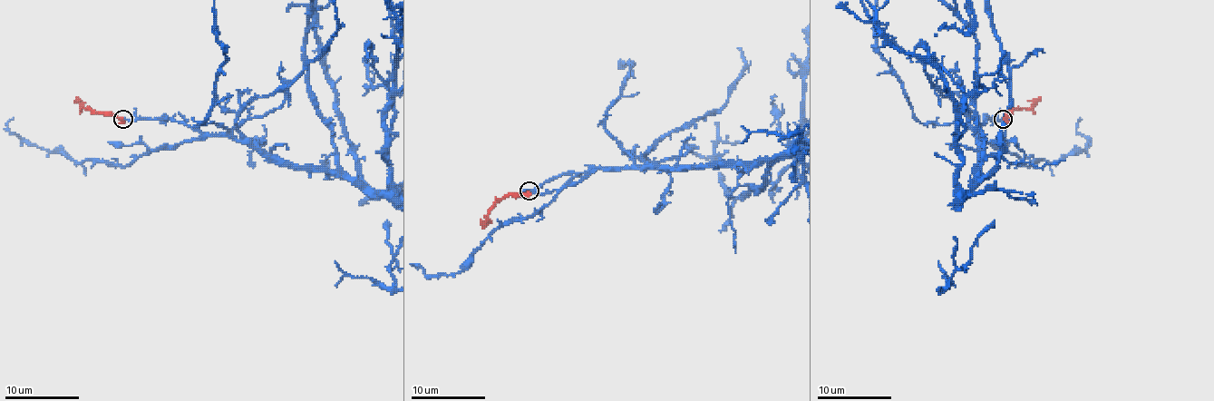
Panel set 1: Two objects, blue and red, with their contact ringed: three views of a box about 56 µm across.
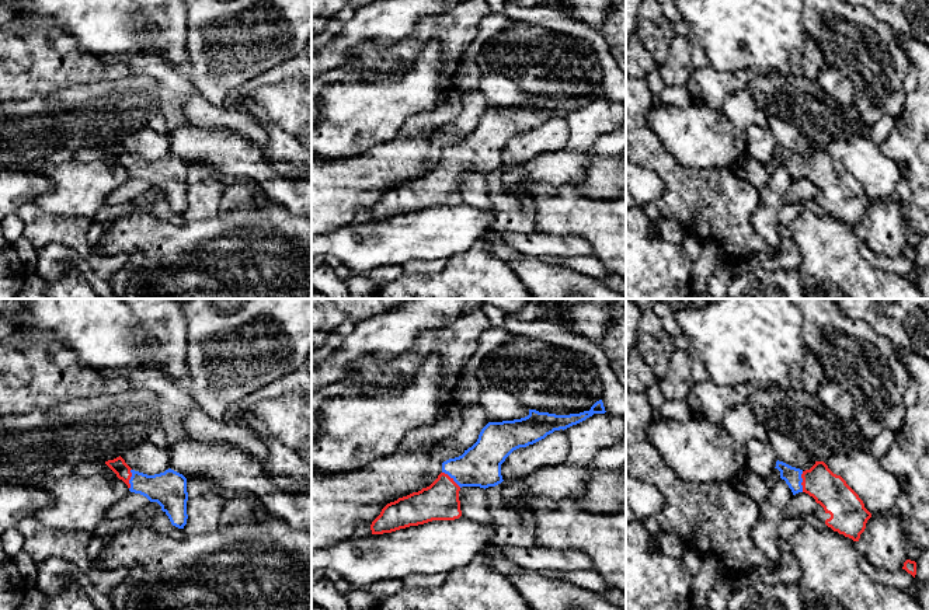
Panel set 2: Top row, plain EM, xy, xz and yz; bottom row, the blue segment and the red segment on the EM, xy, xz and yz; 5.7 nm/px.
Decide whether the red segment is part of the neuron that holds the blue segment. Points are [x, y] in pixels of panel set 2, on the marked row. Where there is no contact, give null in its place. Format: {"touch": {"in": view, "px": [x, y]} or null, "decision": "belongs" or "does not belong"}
{"touch": {"in": "yz", "px": [801, 481]}, "decision": "belongs"}

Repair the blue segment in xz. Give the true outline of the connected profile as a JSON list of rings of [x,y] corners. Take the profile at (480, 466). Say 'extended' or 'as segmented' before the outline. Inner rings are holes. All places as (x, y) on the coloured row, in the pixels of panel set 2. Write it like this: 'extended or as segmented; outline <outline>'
extended; outline [[[599,400],[589,411],[580,414],[556,415],[529,409],[529,415],[521,419],[488,422],[472,447],[442,463],[442,473],[429,487],[387,503],[372,522],[372,534],[392,533],[432,520],[459,519],[462,487],[486,489],[501,484],[501,464],[514,450],[605,412]]]

